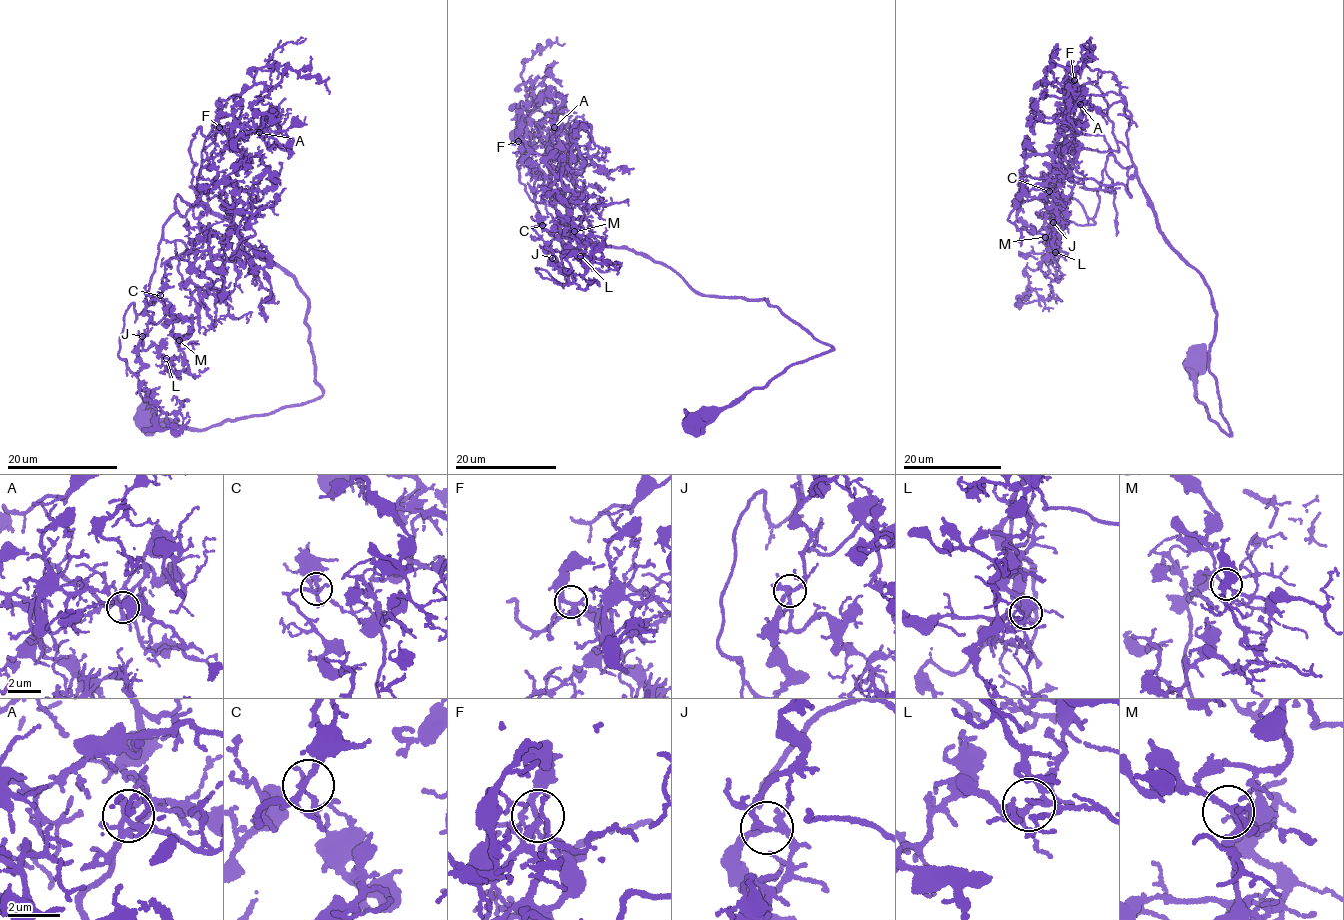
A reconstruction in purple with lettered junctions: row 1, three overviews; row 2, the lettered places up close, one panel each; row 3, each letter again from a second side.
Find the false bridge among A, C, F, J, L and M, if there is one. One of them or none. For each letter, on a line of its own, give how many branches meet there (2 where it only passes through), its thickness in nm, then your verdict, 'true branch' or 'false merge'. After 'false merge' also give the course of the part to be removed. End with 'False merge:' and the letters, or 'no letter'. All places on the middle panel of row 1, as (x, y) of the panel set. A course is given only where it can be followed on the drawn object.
A: 5 branches meet; 220 nm thick; true branch
C: 5 branches meet; 180 nm thick; true branch
F: 5 branches meet; 220 nm thick; true branch
J: 5 branches meet; 220 nm thick; true branch
L: 5 branches meet; 280 nm thick; true branch
M: 5 branches meet; 180 nm thick; true branch
False merge: no letter

